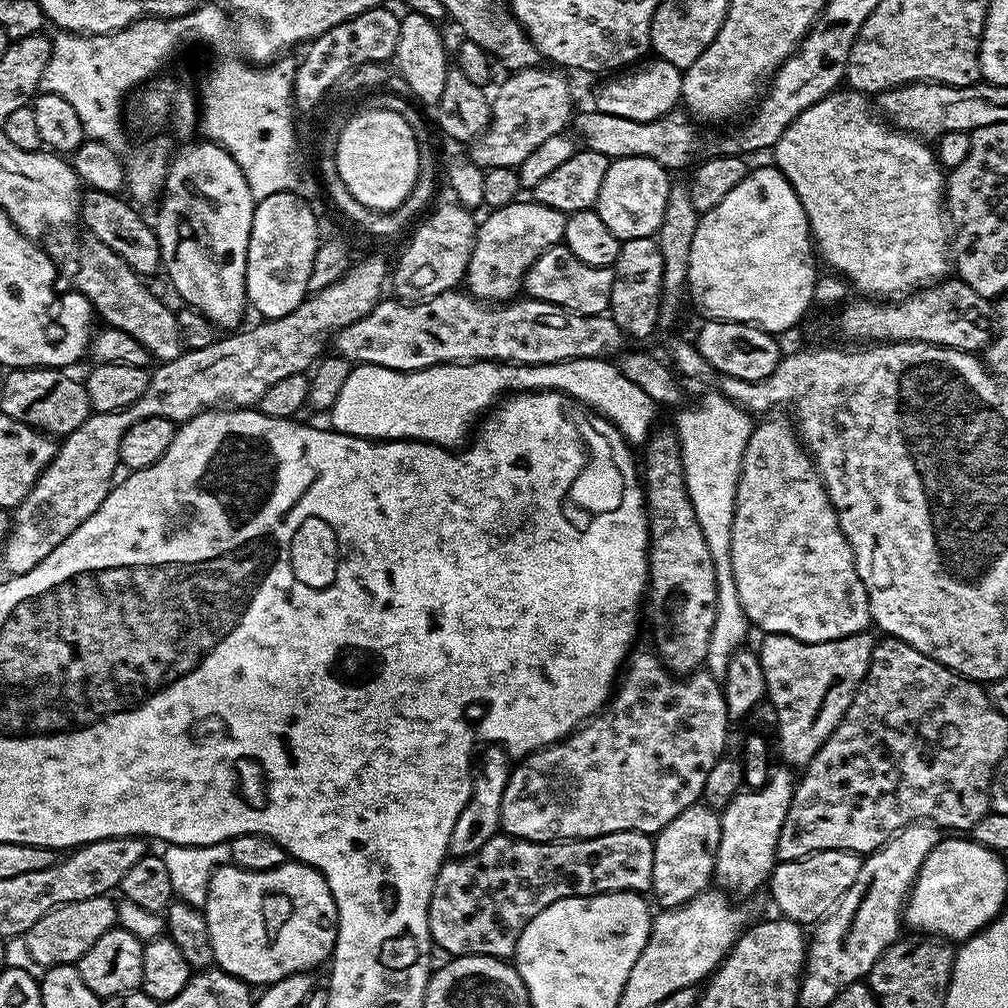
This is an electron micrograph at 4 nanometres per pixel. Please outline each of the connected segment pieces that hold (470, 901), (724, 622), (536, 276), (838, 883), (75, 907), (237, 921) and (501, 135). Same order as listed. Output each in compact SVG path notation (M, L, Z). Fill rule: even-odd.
M615 832L598 838L557 840L554 844L519 840L498 834L469 856L445 862L436 875L428 907L428 932L432 943L457 956L515 957L518 938L546 906L571 896L601 896L607 892L647 893L654 878L654 840L647 832Z
M719 390L708 392L700 400L697 408L684 412L678 423L680 449L684 455L686 486L698 514L698 526L706 534L706 546L710 546L710 558L714 558L716 571L716 613L714 630L710 630L710 650L706 661L706 671L717 678L723 678L734 654L745 647L750 631L746 610L738 599L738 586L734 586L734 574L730 562L730 538L736 509L736 487L739 482L740 463L750 431L749 413L733 400L727 400Z
M563 243L547 248L530 266L524 276L523 291L531 299L550 302L583 316L603 316L610 306L610 290L614 286L611 268L586 266L586 262L574 258Z
M826 850L814 852L801 860L782 860L773 868L766 885L772 891L772 900L781 917L793 920L801 926L812 926L824 919L840 899L854 886L854 878L858 878L861 857L846 850Z
M111 895L85 898L82 902L70 902L50 910L50 914L42 914L34 926L24 933L23 938L29 947L30 955L44 968L53 968L63 964L79 965L82 954L102 938L112 928L117 927L117 901Z
M289 862L274 870L242 870L227 863L216 869L209 880L208 900L202 907L210 930L215 967L237 976L249 986L267 986L290 974L312 972L331 957L336 948L338 910L326 878L318 870L299 862Z
M537 66L534 68L523 68L520 72L513 72L511 74L505 75L505 80L501 82L500 85L496 88L496 96L491 97L492 102L492 120L488 123L488 128L485 130L483 134L481 134L476 140L471 141L470 148L472 148L472 152L470 152L470 159L478 165L478 167L483 168L485 170L489 168L514 168L519 169L519 166L522 162L526 162L526 158L530 158L530 154L534 154L534 150L538 150L538 146L542 146L542 142L546 142L546 138L554 138L555 136L561 135L565 131L564 128L569 127L570 121L574 116L574 107L572 108L572 88L568 85L568 80L561 74L559 71L553 70L551 67L544 68L548 66Z

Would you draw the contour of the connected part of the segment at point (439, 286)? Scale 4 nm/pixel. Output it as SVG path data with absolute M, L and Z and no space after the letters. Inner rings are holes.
M455 202L437 203L432 211L415 225L412 237L390 272L390 288L404 302L429 300L455 289L465 279L472 247L476 241L478 220L469 209Z

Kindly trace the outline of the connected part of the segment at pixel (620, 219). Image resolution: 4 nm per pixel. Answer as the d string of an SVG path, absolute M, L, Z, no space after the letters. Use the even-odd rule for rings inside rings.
M641 156L622 158L609 163L606 178L602 181L602 190L598 190L594 211L598 214L598 218L602 218L602 222L606 222L606 227L610 229L610 234L614 234L614 238L623 242L634 238L655 237L657 230L662 226L662 214L666 214L666 198L670 187L668 176L670 176L669 169L650 158Z

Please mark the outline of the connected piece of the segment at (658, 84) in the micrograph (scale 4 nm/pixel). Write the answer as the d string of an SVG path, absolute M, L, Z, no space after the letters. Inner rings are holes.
M660 57L641 61L637 66L623 69L603 80L594 90L593 107L602 113L631 118L635 121L653 121L673 111L681 101L683 71Z

